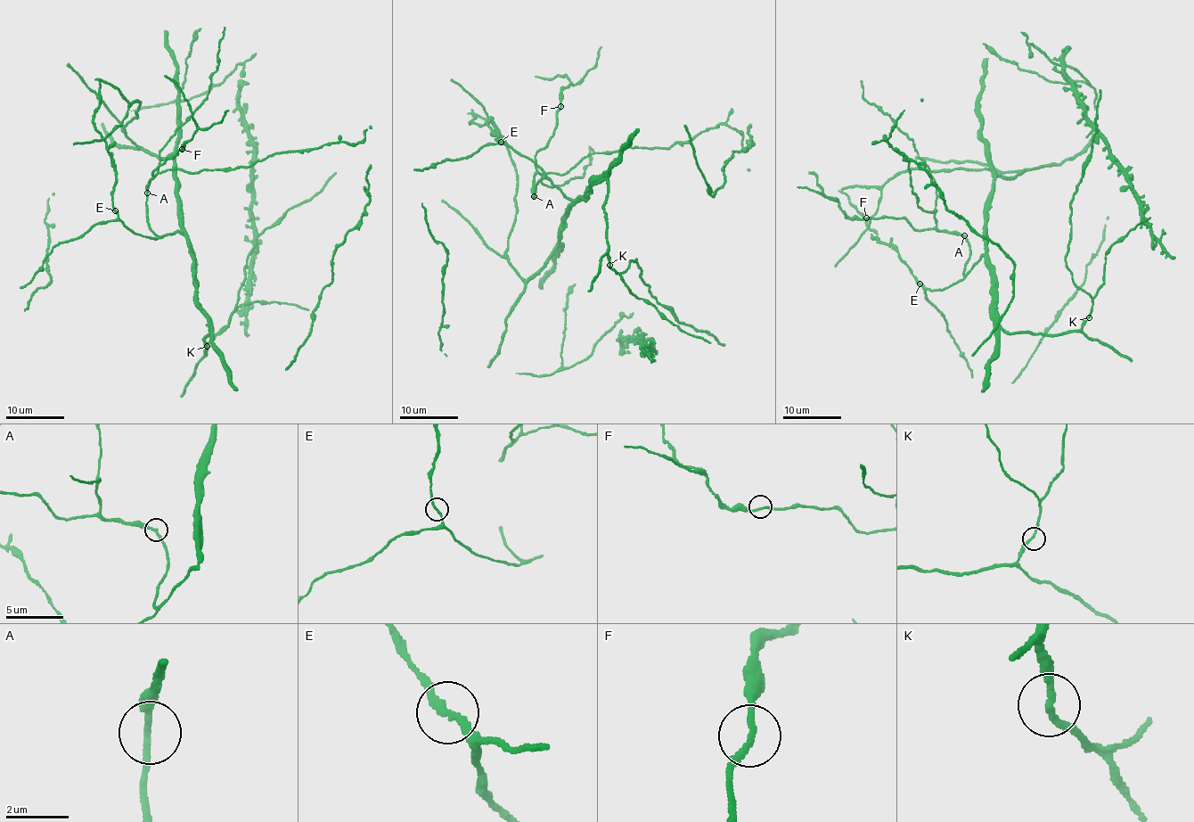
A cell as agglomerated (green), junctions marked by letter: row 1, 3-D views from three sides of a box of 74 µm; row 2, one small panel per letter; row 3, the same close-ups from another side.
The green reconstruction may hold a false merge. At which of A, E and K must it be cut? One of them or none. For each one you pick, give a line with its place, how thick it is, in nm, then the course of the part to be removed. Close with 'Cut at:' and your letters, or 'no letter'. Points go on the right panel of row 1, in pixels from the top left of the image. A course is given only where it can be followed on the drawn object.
Cut at: no letter

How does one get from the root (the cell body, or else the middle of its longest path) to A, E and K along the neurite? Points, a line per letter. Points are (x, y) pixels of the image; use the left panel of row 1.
A: (150, 228), (147, 215), (147, 193)
E: (150, 228), (157, 237), (151, 239), (134, 234), (125, 226), (115, 210)
K: (150, 228), (159, 236), (178, 232), (186, 239), (196, 305), (210, 323), (203, 341), (205, 355), (207, 346)

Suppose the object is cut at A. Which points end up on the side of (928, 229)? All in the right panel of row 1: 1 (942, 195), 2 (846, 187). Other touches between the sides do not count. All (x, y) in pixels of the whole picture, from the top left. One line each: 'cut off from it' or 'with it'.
1: cut off from it
2: cut off from it

